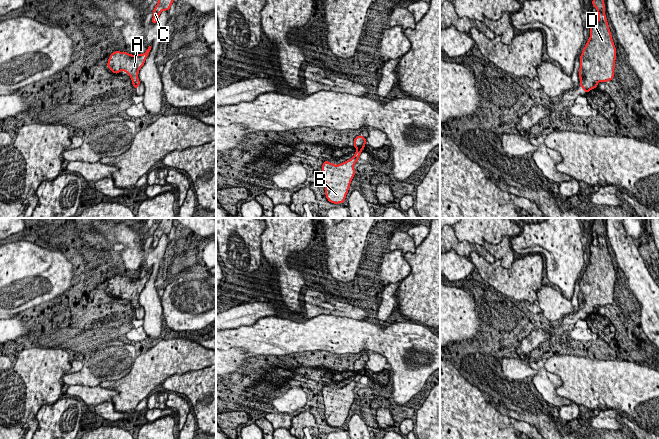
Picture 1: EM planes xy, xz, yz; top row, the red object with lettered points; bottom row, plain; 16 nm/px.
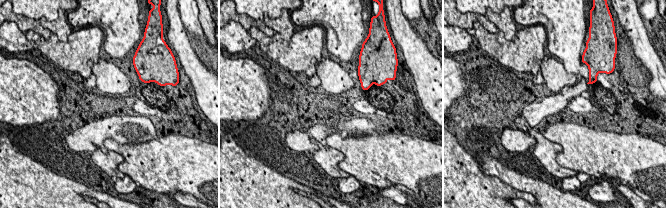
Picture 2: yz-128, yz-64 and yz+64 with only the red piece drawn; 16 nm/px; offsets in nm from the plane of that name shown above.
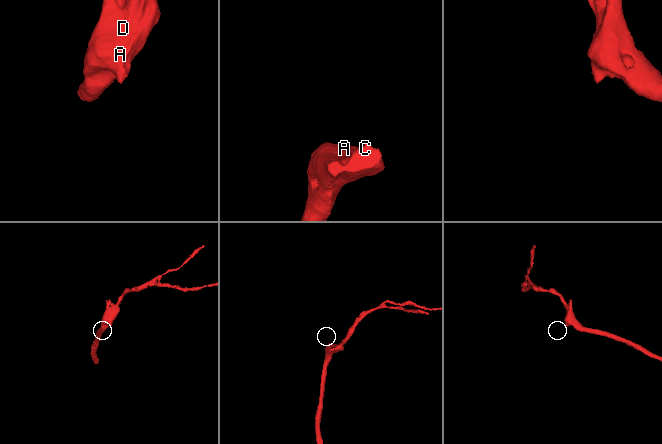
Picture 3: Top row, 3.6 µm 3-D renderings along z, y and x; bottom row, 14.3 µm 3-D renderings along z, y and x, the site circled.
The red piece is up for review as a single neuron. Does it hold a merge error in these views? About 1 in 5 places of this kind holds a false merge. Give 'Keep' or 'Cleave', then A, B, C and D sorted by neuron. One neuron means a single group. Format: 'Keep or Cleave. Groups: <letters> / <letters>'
Keep. Groups: A B C D

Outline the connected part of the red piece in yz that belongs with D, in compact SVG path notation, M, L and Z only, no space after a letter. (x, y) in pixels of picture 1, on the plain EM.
M594 218L592 230L598 237L598 245L590 245L590 261L580 280L579 309L585 317L598 312L598 306L613 304L616 272L605 239L603 218Z

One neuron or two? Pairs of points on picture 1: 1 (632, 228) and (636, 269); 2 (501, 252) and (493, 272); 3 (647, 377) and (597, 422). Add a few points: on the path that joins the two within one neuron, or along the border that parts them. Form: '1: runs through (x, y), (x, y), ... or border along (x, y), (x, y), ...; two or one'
1: border along (624, 228), (625, 232), (637, 244); two
2: border along (495, 258), (505, 268), (509, 268), (514, 261); two
3: border along (618, 410), (600, 411); two

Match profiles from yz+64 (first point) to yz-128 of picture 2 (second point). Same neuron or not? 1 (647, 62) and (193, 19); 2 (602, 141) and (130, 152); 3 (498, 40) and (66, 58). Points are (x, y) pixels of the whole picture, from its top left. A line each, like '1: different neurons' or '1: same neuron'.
1: different neurons
2: same neuron
3: same neuron

